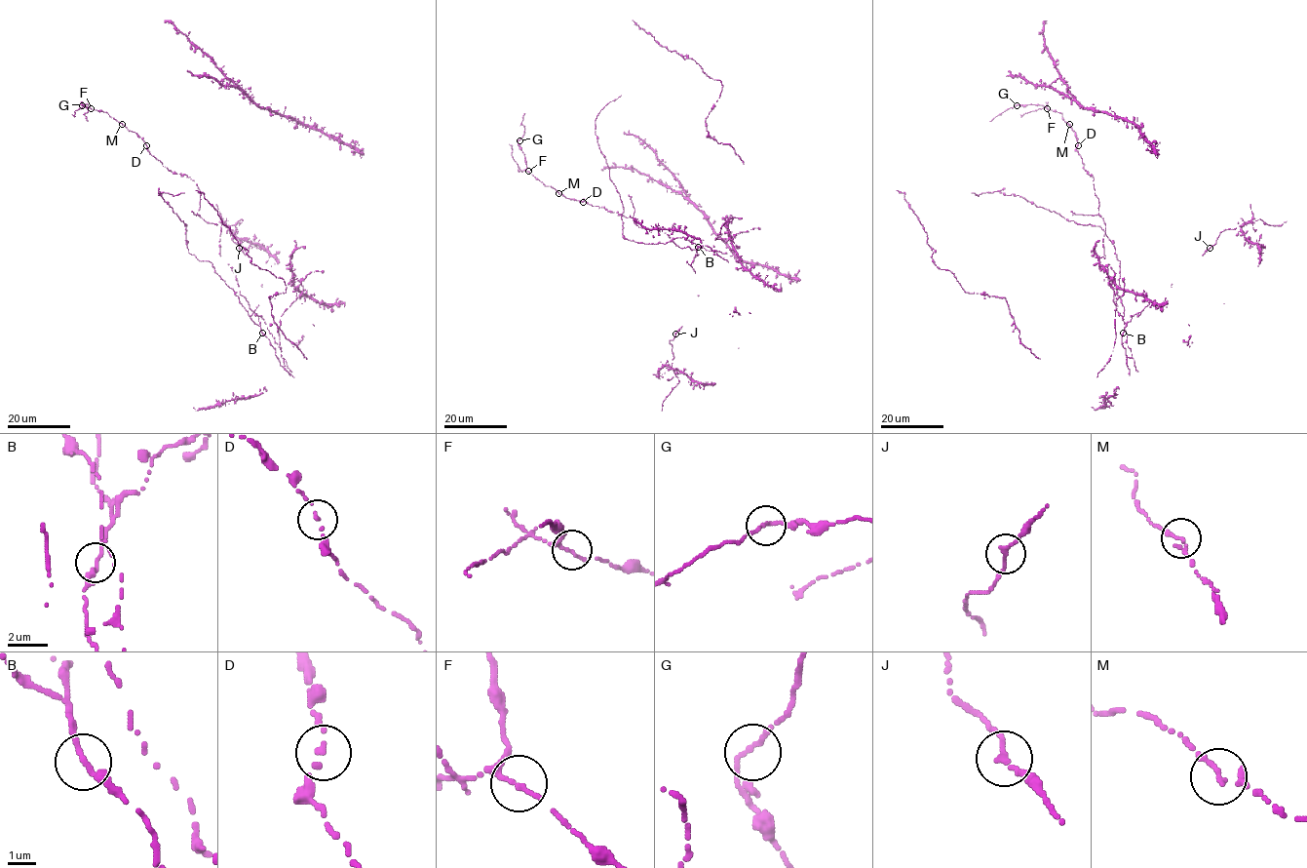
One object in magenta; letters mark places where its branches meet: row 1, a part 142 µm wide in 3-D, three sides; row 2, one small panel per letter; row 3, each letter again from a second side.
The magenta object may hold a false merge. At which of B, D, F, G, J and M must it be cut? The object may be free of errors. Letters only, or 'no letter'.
no letter

